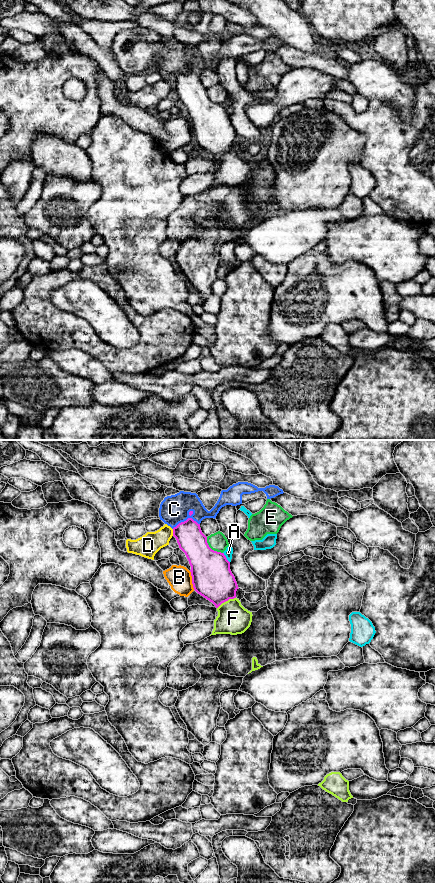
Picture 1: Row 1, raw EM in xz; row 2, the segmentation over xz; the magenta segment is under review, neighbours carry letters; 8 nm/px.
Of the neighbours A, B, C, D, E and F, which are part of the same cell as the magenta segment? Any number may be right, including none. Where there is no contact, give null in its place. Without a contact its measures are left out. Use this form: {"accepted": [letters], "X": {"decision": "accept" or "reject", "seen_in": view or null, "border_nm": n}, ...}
{"accepted": ["F"], "A": {"decision": "reject", "seen_in": "xz", "border_nm": 100}, "B": {"decision": "reject", "seen_in": "xz", "border_nm": 160}, "C": {"decision": "reject", "seen_in": "xz", "border_nm": 220}, "D": {"decision": "reject", "seen_in": "xz", "border_nm": 60}, "E": {"decision": "reject", "seen_in": "xz", "border_nm": 190}, "F": {"decision": "accept", "seen_in": "xz", "border_nm": 180}}

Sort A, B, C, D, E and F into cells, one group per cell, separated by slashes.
A / B / C / D / E / F

